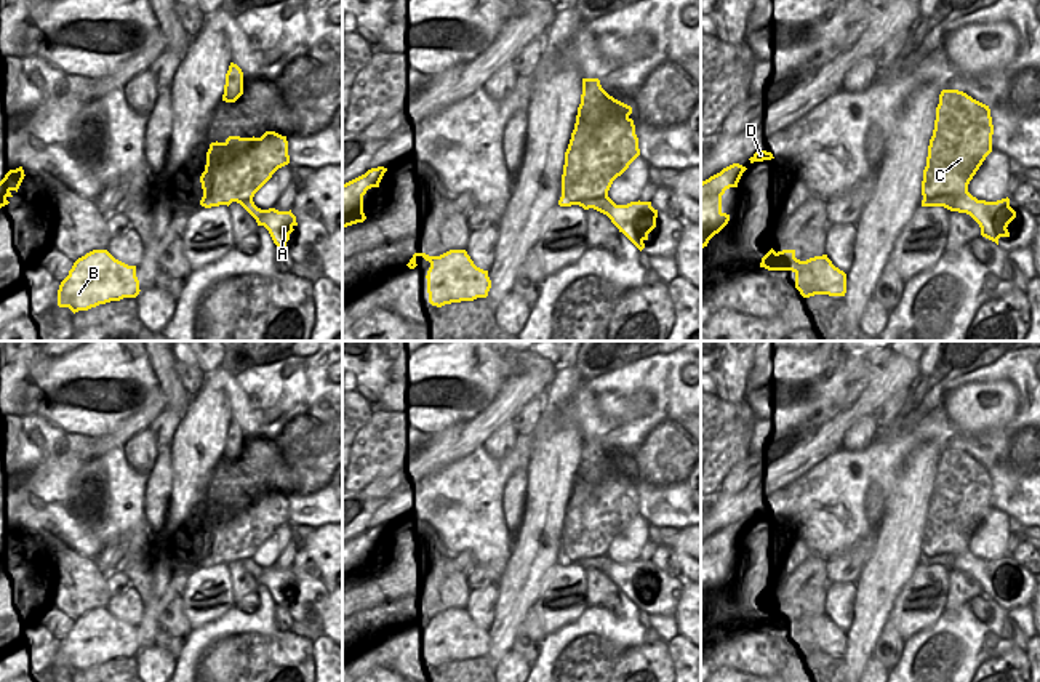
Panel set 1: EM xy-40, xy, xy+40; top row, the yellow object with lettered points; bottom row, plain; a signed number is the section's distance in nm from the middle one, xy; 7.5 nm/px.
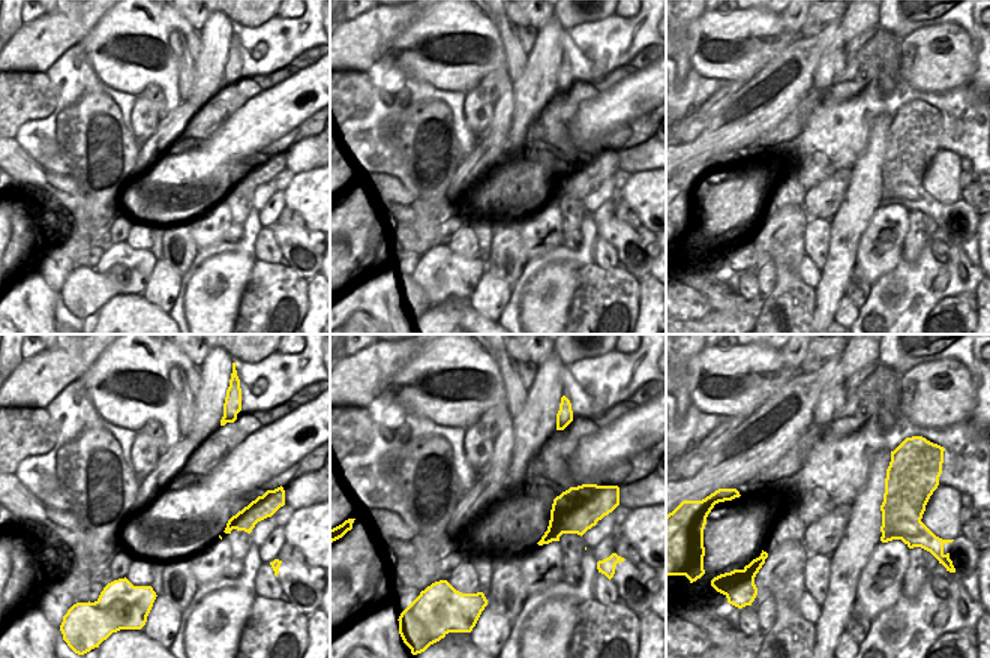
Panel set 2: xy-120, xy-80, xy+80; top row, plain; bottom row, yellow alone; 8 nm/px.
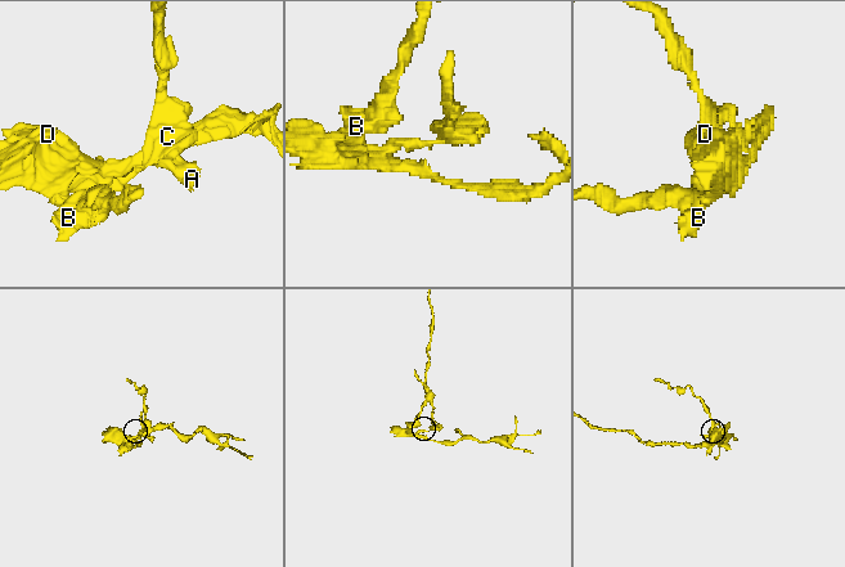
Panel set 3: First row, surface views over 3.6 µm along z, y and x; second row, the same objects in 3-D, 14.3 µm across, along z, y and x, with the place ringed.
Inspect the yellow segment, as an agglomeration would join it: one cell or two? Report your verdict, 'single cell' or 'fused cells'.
fused cells

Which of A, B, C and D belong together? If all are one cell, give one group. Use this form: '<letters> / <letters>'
A C D / B

